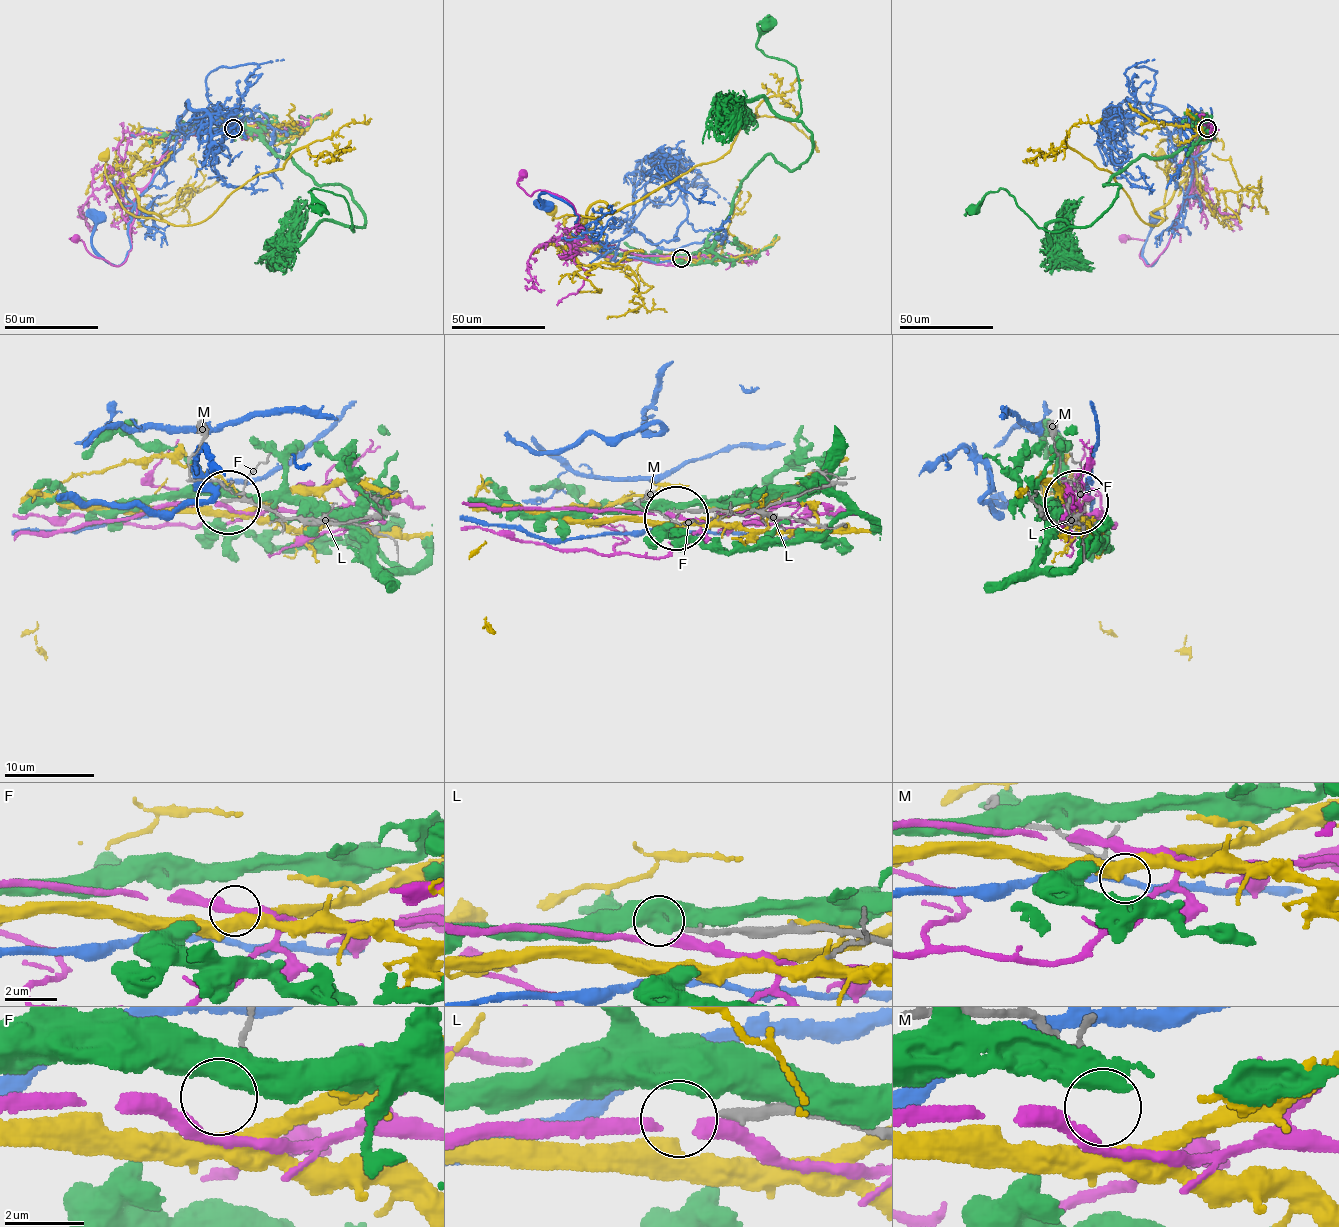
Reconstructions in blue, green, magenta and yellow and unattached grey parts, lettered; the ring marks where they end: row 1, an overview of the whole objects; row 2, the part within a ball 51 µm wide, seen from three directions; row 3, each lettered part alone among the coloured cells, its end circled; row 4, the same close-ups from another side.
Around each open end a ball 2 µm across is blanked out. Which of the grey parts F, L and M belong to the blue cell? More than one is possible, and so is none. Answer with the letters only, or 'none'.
none

